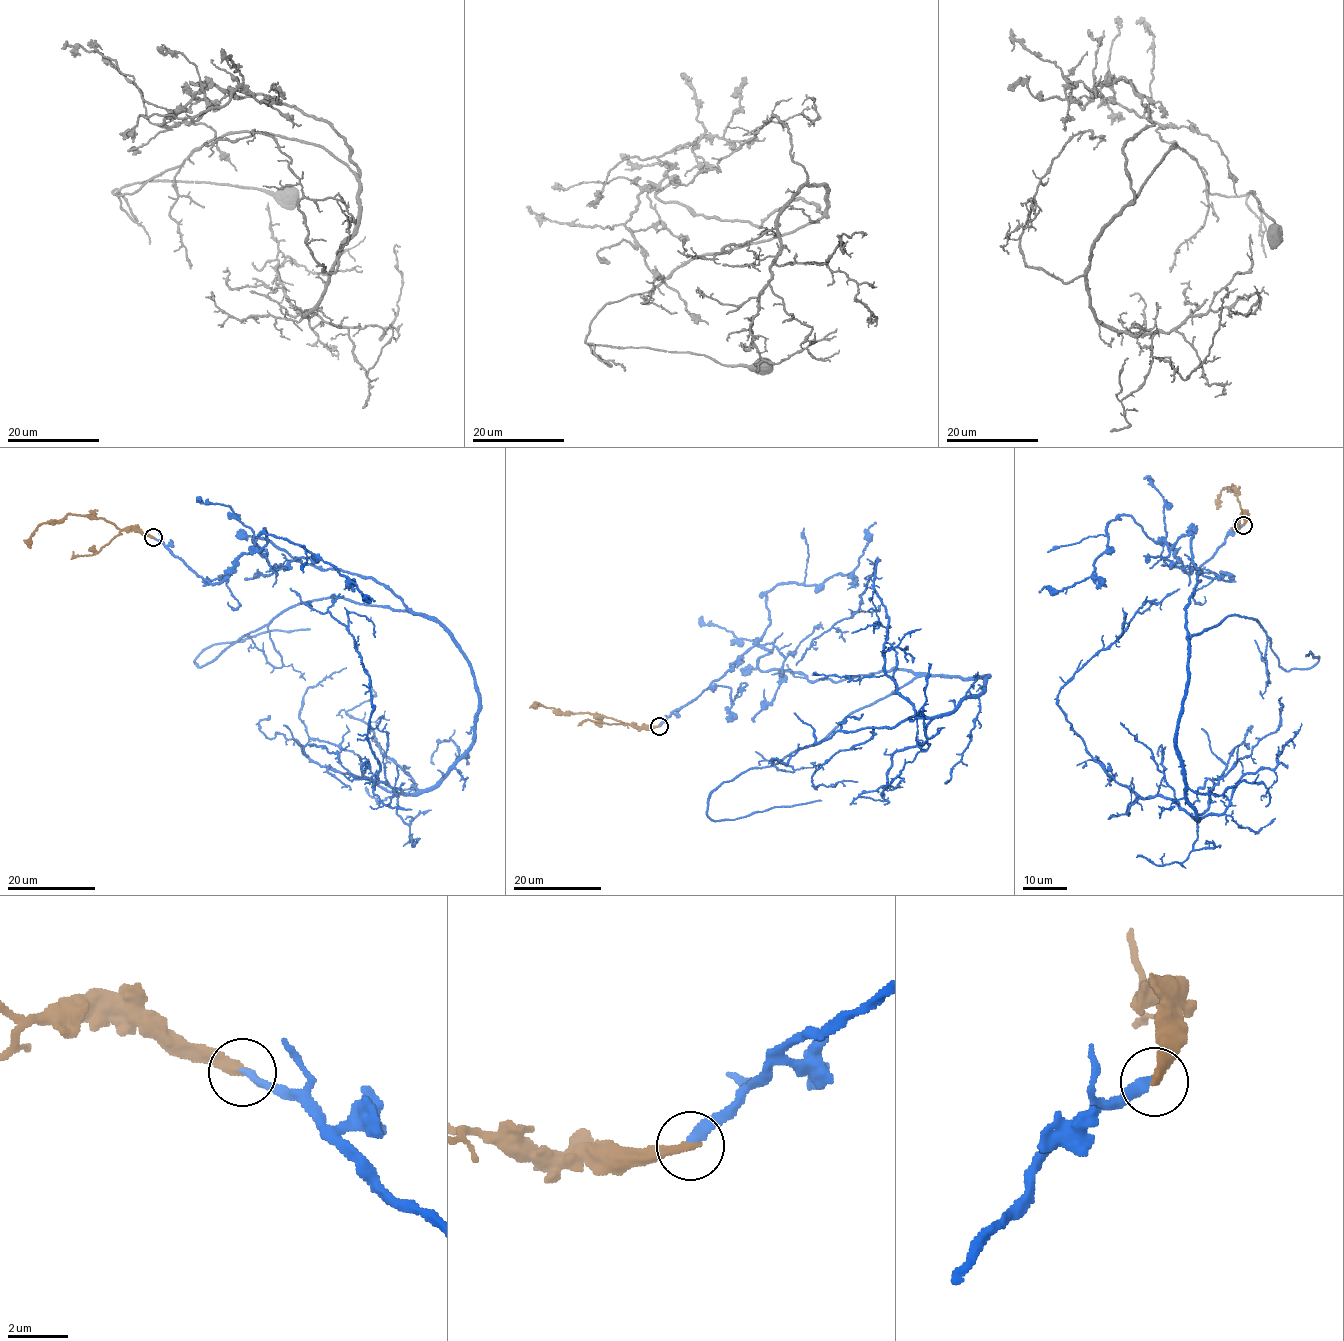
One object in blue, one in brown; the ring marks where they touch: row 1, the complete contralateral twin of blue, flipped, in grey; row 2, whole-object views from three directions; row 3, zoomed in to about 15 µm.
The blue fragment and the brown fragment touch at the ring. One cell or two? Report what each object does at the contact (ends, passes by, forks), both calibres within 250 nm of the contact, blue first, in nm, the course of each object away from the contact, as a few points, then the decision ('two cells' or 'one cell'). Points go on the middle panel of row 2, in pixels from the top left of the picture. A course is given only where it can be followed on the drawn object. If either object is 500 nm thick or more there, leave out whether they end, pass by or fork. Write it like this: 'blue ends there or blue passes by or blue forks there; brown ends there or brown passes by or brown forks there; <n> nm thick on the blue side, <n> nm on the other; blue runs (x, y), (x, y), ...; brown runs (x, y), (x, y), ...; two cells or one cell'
blue ends there; brown ends there; 320 nm thick on the blue side, 320 nm on the other; blue runs (659, 725), (754, 646), (809, 681), (988, 678), (950, 712), (907, 702), (876, 559), (859, 609), (796, 665); brown runs (659, 725), (632, 726), (607, 716), (557, 713), (536, 704); one cell

